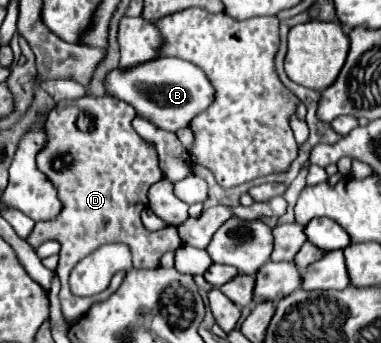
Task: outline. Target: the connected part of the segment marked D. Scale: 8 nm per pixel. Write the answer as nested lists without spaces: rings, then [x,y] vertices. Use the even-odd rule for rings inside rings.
[[[82,96],[78,100],[58,102],[46,124],[48,144],[44,144],[44,148],[38,152],[36,164],[52,180],[60,200],[64,202],[64,208],[56,220],[36,222],[28,244],[32,248],[46,240],[56,240],[60,244],[60,304],[68,322],[86,314],[92,304],[106,300],[118,290],[122,282],[122,274],[116,274],[104,292],[90,298],[80,298],[70,292],[70,270],[78,264],[78,260],[94,252],[98,246],[112,242],[126,244],[132,252],[134,268],[156,268],[162,254],[182,246],[174,226],[150,232],[140,222],[140,212],[148,204],[146,192],[154,182],[162,180],[162,172],[156,160],[156,152],[152,152],[152,144],[144,144],[144,140],[136,136],[132,120],[134,108],[122,100],[112,96]]]

